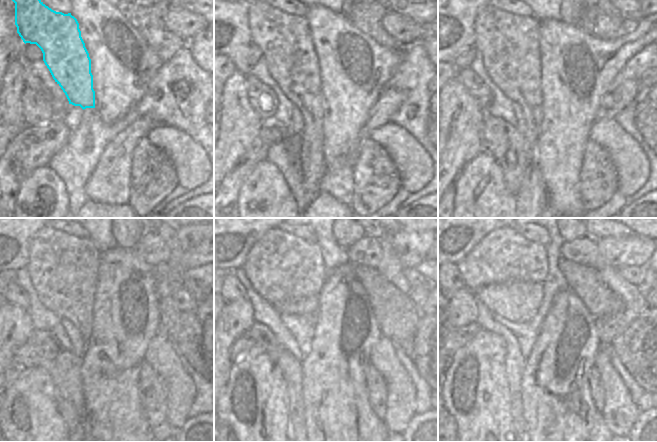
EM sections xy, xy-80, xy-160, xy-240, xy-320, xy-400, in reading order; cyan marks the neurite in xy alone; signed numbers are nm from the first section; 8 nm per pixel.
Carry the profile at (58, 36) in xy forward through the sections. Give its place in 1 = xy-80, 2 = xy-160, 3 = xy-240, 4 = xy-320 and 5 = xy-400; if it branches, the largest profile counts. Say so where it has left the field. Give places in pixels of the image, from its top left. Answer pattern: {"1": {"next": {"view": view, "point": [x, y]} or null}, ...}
{"1": {"next": {"view": "xy-80", "point": [285, 40]}}, "2": {"next": {"view": "xy-160", "point": [509, 44]}}, "3": {"next": {"view": "xy-240", "point": [63, 268]}}, "4": {"next": {"view": "xy-320", "point": [280, 266]}}, "5": {"next": {"view": "xy-400", "point": [503, 256]}}}

